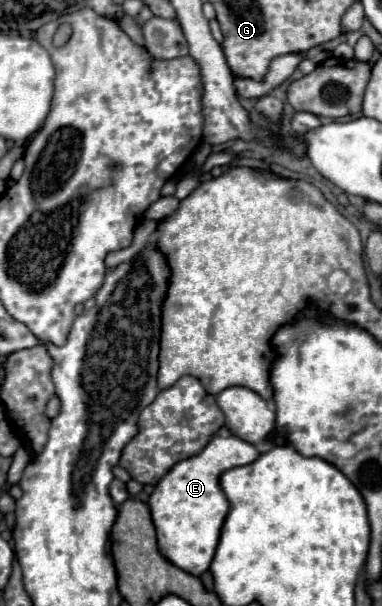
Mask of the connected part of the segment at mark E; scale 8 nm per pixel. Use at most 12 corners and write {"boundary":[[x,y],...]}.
{"boundary":[[222,427],[148,505],[166,559],[210,567],[230,503],[218,475],[260,451]]}

